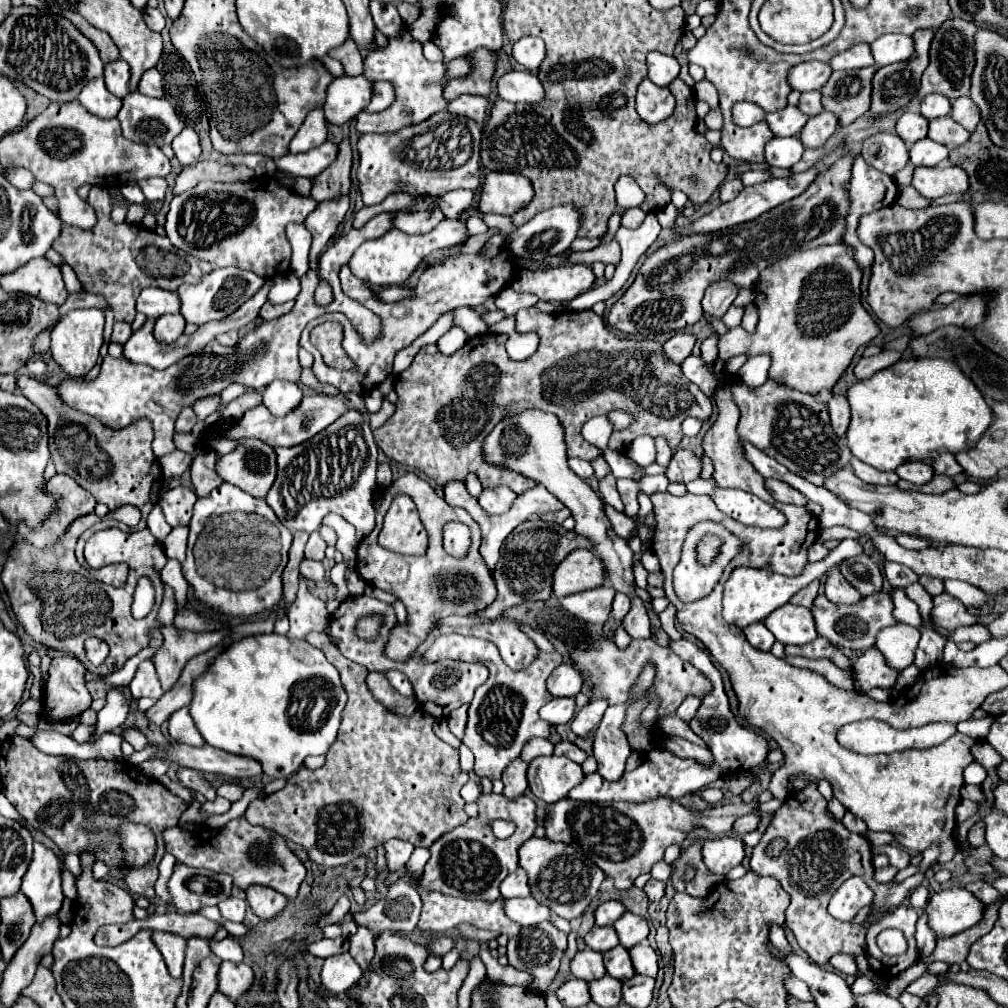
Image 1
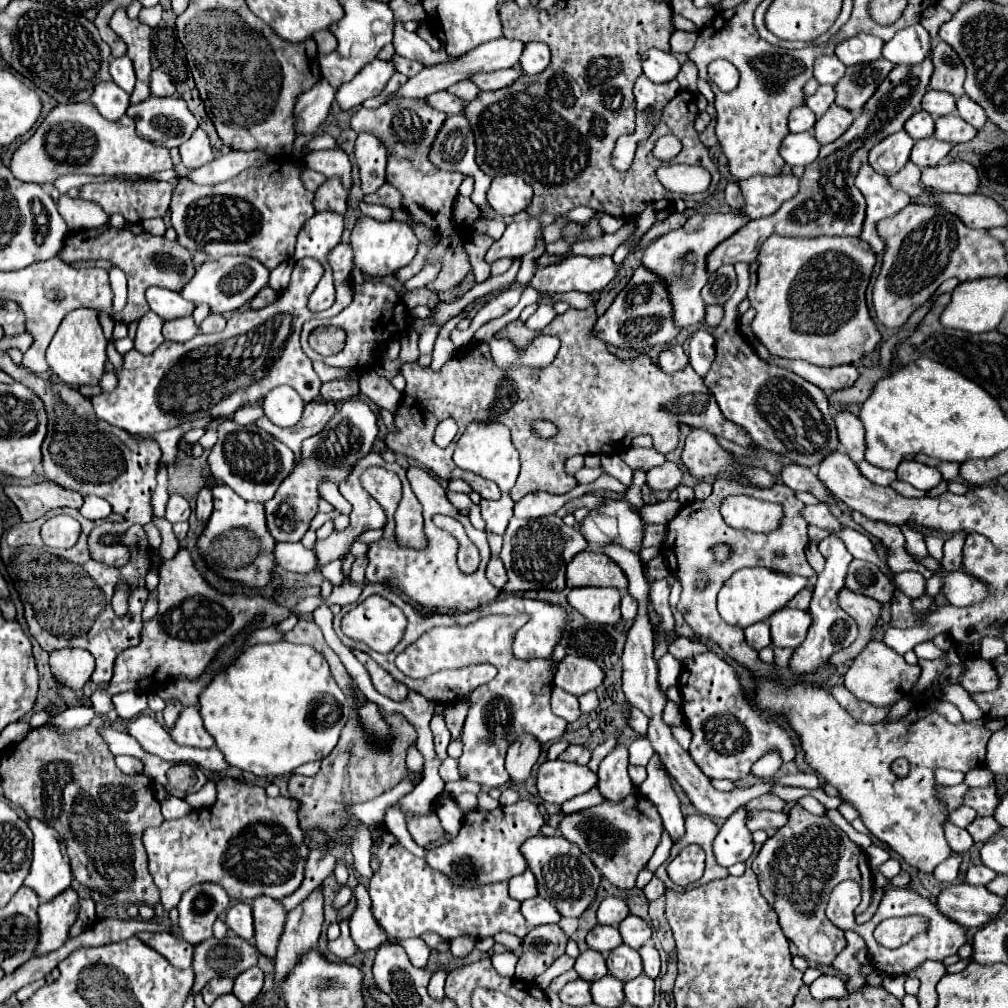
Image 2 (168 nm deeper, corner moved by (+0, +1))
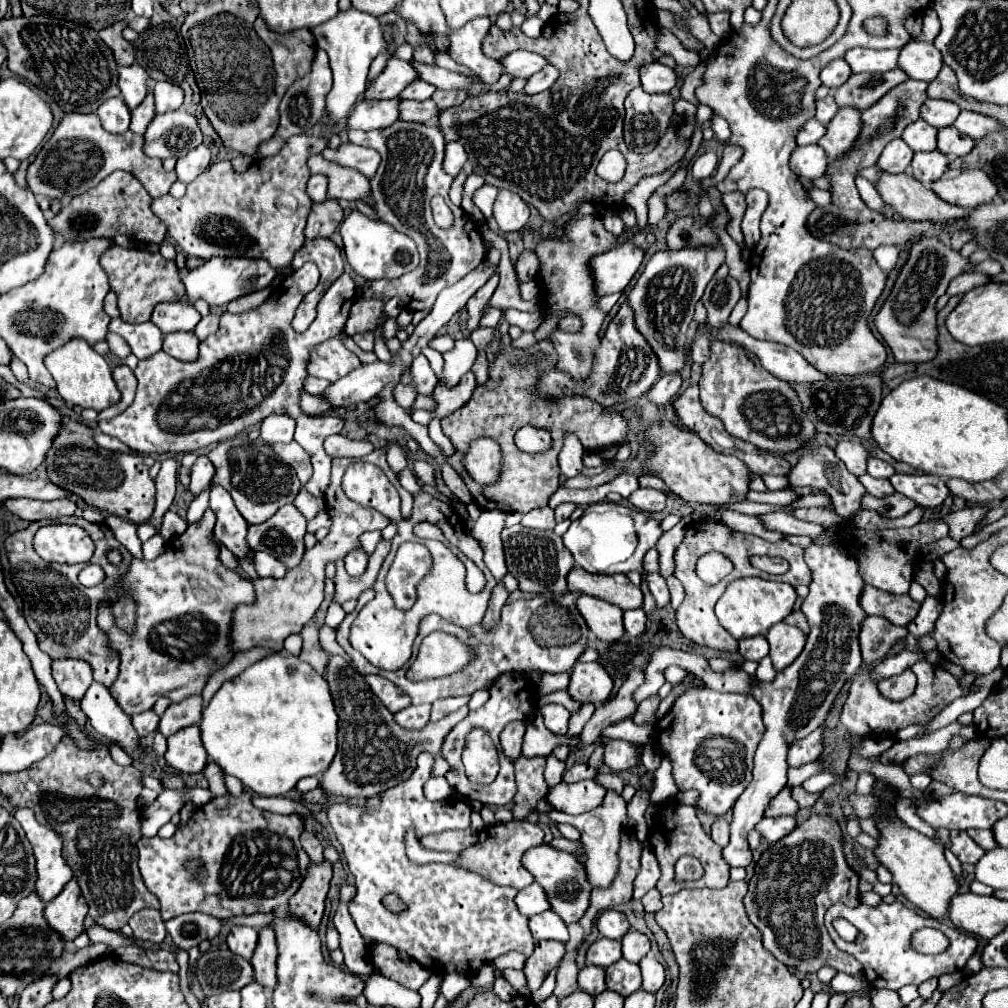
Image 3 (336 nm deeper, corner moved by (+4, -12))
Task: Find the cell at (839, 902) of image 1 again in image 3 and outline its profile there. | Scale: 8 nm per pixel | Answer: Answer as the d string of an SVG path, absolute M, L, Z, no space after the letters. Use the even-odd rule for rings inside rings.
M896 901L892 905L880 903L878 907L870 907L870 905L860 903L856 909L846 907L844 903L836 903L826 911L824 922L832 941L836 943L836 947L850 953L852 957L856 957L862 963L864 977L870 981L870 985L872 987L892 989L892 991L898 991L900 987L912 985L912 983L920 985L922 981L926 981L930 977L940 977L944 973L954 973L954 971L964 969L966 961L976 953L976 947L978 947L976 937L966 935L964 931L954 929L952 925L940 923L940 921L936 921L932 917L922 917L914 909L906 907L900 901ZM838 917L844 917L850 923L854 923L858 927L858 931L862 931L866 935L866 939L862 943L846 943L836 933L836 929L832 927L832 921L838 919ZM920 927L940 929L948 937L950 947L944 953L938 953L938 955L920 955L920 953L912 951L910 949L910 935Z

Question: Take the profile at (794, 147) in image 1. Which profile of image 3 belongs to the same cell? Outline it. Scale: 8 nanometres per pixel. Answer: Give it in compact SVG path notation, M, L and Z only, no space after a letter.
M806 145L796 147L790 157L790 169L804 179L818 179L824 175L826 167L826 153L820 145Z

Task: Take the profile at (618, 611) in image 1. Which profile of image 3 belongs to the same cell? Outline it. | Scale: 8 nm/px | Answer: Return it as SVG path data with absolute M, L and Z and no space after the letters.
M642 609L624 611L624 629L628 635L640 635L646 627L646 613Z

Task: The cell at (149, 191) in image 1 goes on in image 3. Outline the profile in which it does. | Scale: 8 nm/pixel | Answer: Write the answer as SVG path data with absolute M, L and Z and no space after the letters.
M312 175L308 181L308 195L312 197L314 203L326 201L326 187L328 187L328 177L326 175Z

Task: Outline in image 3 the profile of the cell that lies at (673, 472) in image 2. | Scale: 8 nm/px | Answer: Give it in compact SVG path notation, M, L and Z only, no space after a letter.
M636 489L628 501L640 511L660 513L666 505L666 495L664 491L658 491L658 489Z

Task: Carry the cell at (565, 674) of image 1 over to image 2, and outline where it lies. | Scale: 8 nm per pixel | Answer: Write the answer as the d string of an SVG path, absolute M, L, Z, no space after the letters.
M566 656L554 676L554 684L562 690L582 696L590 690L596 690L604 680L604 670L586 656Z

